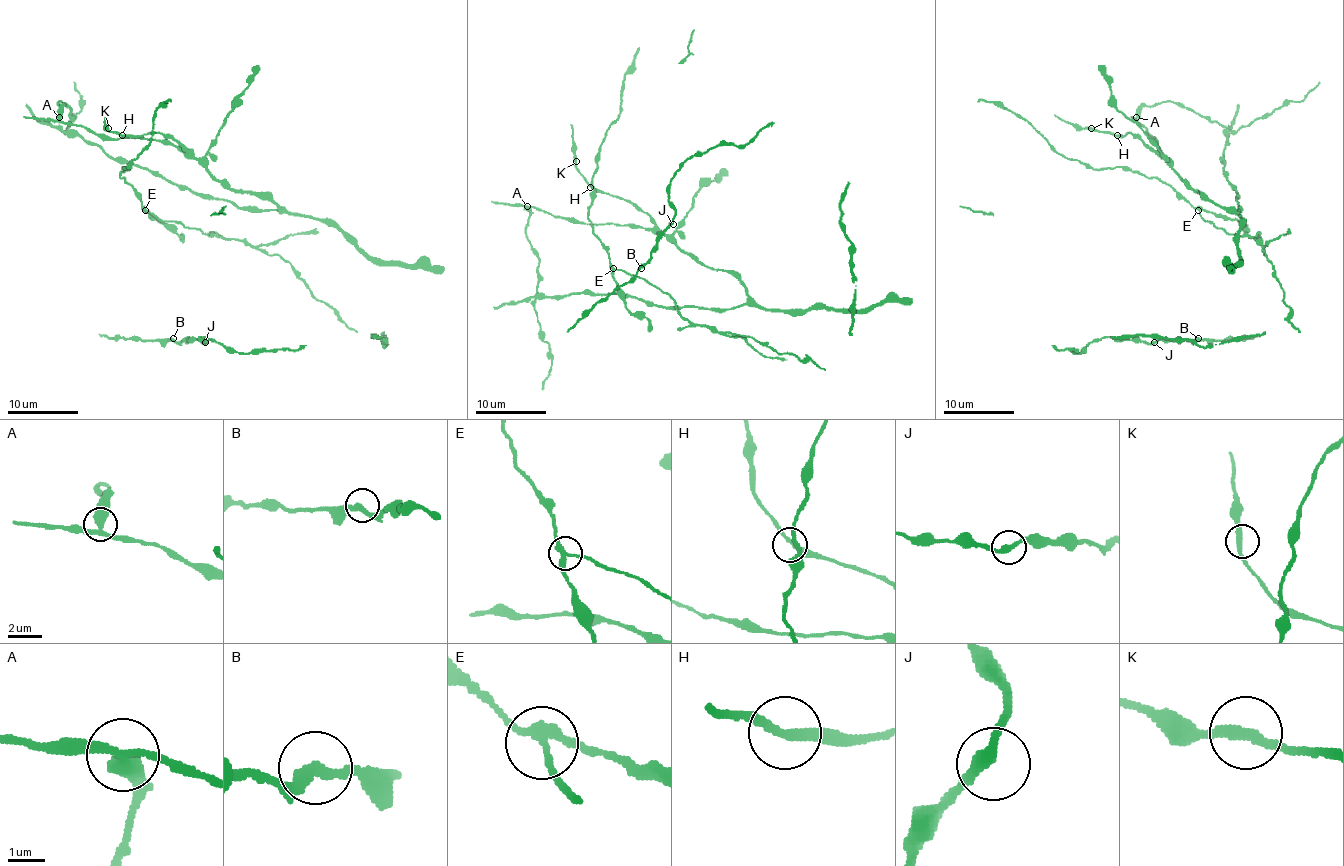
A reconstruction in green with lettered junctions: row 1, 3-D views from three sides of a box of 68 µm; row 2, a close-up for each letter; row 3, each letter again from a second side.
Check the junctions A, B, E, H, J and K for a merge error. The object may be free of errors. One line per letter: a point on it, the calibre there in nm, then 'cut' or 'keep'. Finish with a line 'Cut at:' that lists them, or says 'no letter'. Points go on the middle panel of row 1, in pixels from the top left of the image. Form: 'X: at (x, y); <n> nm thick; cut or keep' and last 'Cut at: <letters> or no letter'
A: at (527, 206); 340 nm thick; keep
B: at (641, 268); 280 nm thick; keep
E: at (613, 268); 240 nm thick; cut
H: at (590, 187); 280 nm thick; keep
J: at (673, 224); 300 nm thick; keep
K: at (576, 161); 280 nm thick; keep
Cut at: E

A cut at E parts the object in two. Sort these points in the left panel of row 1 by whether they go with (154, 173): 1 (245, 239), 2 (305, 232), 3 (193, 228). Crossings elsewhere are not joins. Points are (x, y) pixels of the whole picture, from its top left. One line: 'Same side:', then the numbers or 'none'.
Same side: none

